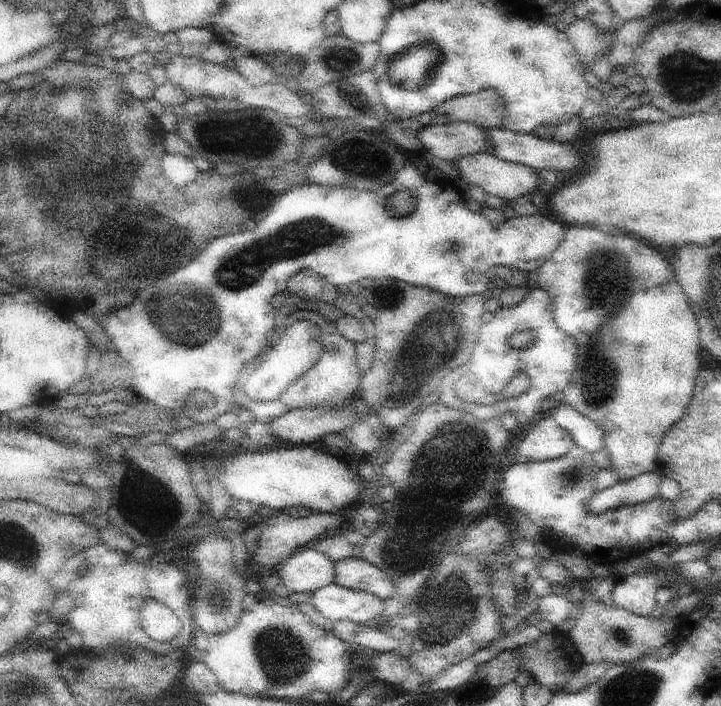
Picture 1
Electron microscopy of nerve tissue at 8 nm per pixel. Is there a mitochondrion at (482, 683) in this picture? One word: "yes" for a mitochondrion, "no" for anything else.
yes

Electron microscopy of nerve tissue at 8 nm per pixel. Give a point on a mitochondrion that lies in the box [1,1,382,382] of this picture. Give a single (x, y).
(77, 173)

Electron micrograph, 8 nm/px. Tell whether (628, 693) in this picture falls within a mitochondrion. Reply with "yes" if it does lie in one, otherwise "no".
yes

